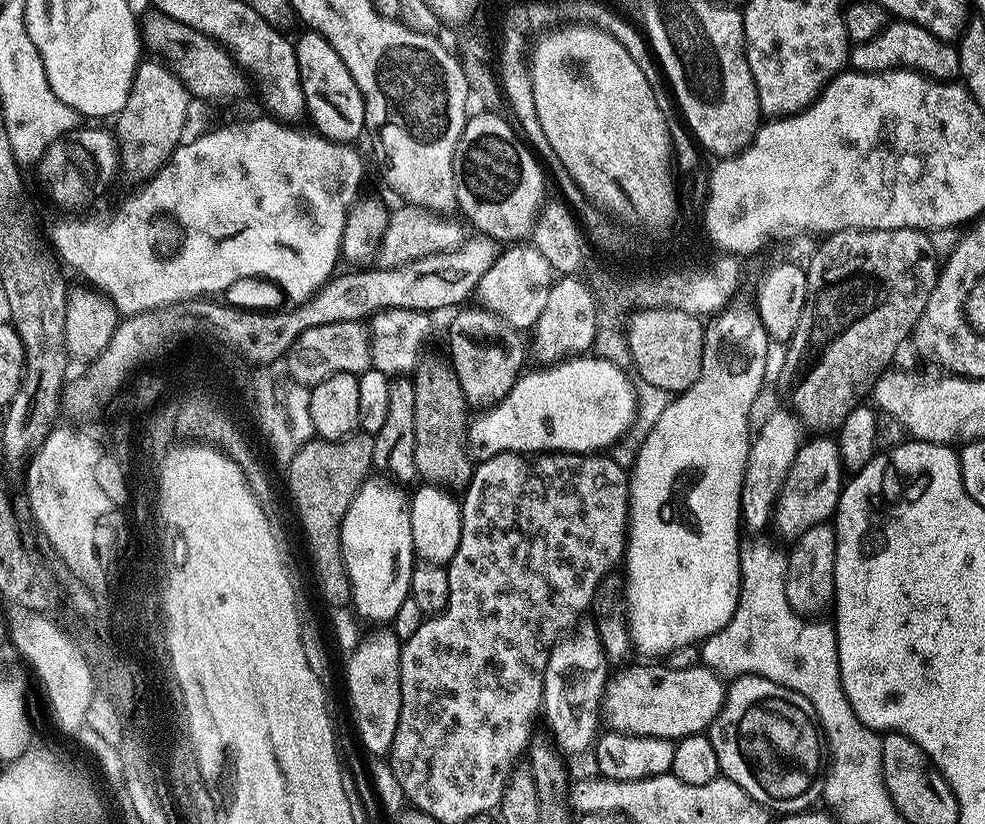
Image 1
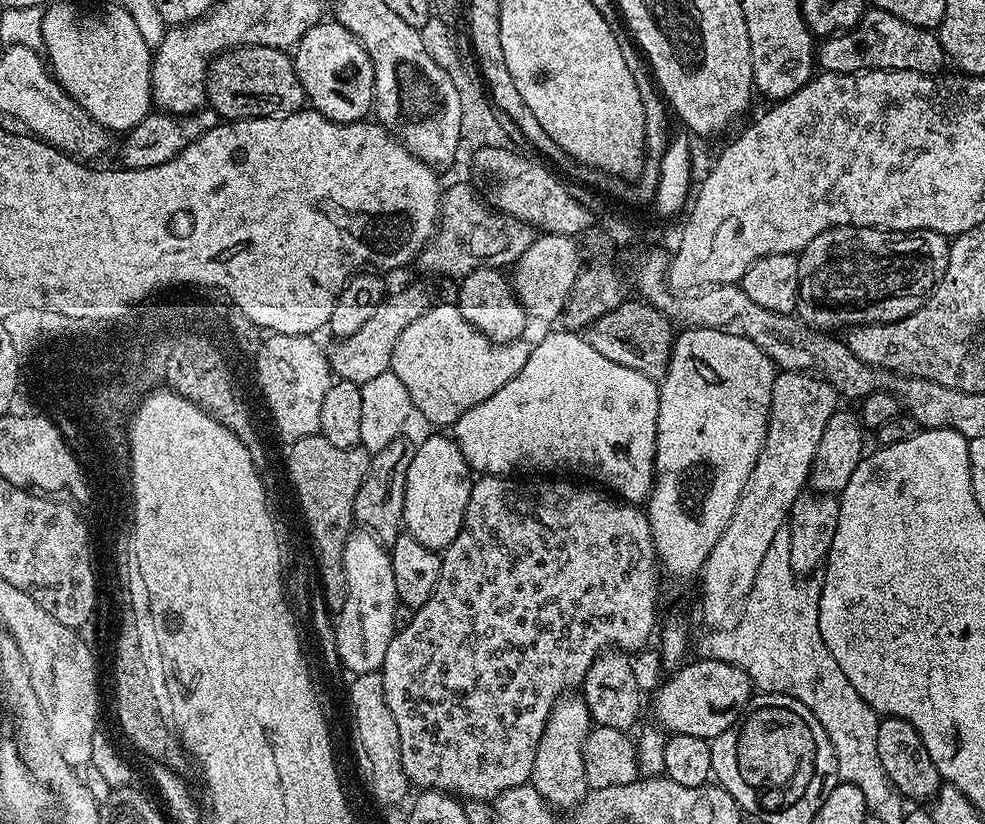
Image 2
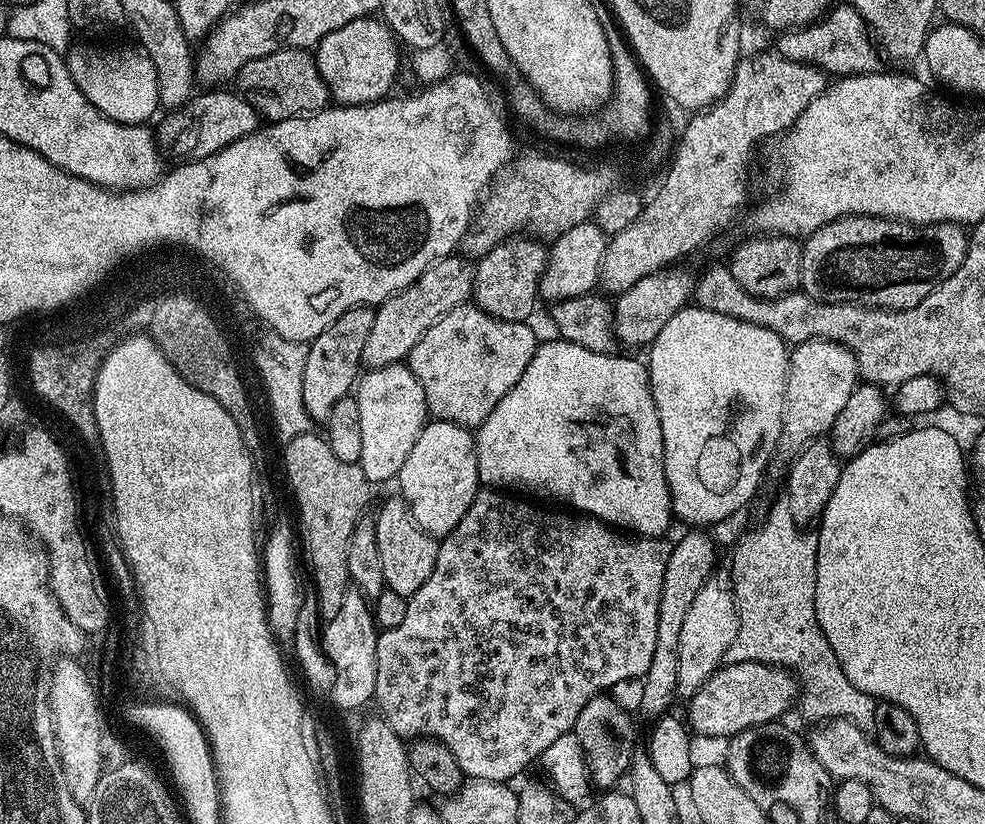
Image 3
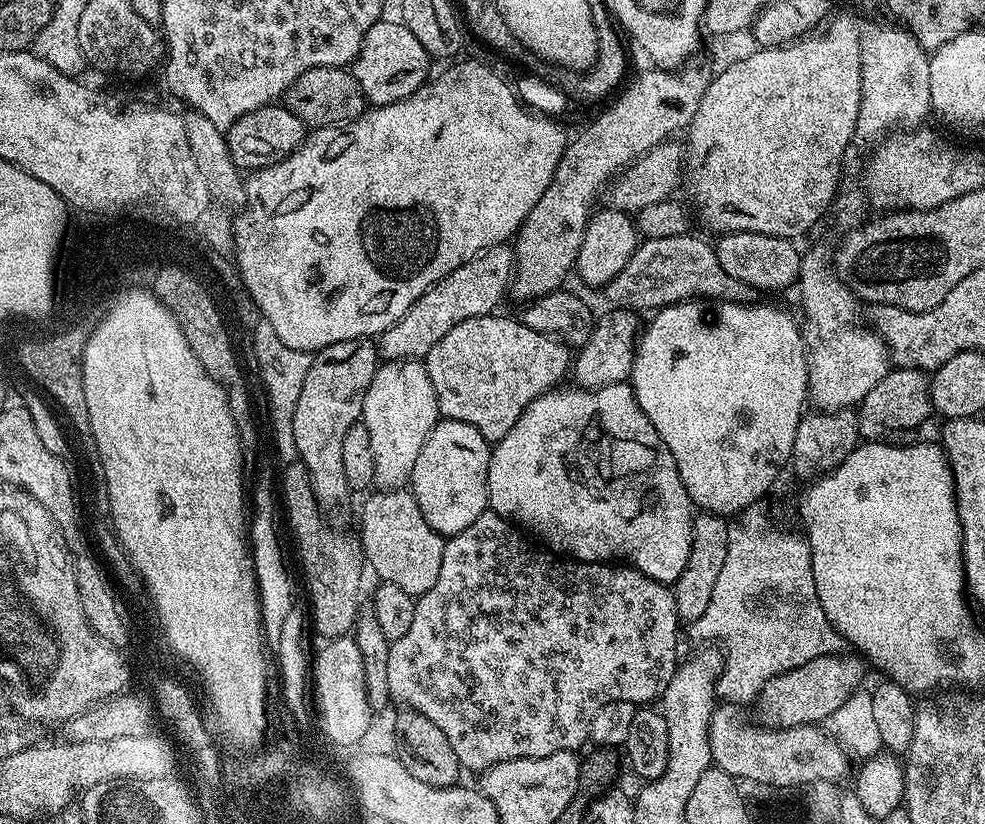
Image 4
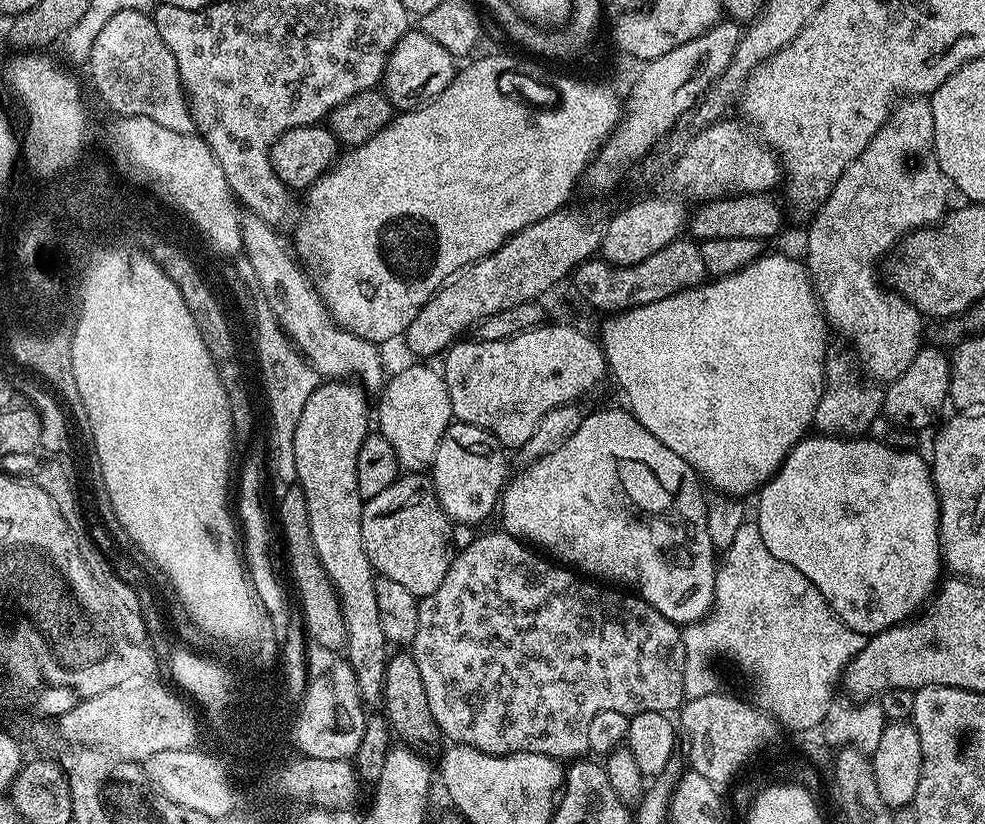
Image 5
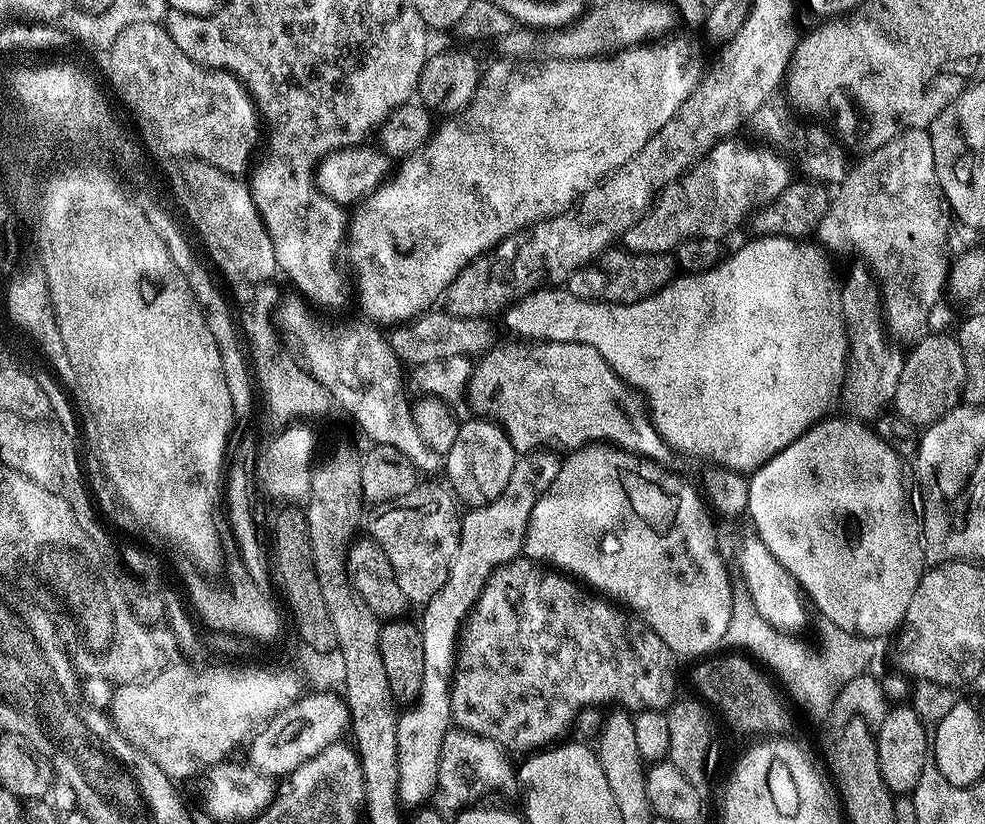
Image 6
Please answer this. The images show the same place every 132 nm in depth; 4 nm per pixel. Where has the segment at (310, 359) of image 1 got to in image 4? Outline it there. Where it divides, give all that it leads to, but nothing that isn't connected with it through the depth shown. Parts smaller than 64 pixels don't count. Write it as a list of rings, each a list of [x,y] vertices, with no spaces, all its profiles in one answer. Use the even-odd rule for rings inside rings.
[[[507,243],[484,249],[473,260],[466,260],[462,266],[433,284],[430,290],[426,290],[426,294],[422,294],[422,298],[410,306],[400,321],[387,328],[379,337],[379,351],[383,355],[385,352],[385,357],[393,360],[427,357],[428,351],[458,322],[495,313],[504,295],[509,295],[513,275],[514,252]]]

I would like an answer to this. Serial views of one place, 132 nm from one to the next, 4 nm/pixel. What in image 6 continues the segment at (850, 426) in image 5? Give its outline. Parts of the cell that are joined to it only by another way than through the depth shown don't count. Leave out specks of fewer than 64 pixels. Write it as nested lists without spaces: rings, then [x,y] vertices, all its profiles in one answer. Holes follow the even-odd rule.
[[[860,264],[849,270],[845,280],[843,277],[840,290],[844,321],[848,324],[849,342],[848,373],[844,376],[842,404],[852,411],[849,413],[855,419],[872,422],[877,416],[883,416],[889,405],[895,401],[905,353],[900,352],[901,345],[894,342],[886,327],[884,298],[877,277],[872,268]]]

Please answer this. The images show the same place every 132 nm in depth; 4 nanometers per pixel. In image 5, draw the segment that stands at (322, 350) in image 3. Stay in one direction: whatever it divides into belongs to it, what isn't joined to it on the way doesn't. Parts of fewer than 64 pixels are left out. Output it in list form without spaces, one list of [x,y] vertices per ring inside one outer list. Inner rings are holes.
[[[332,378],[327,382],[317,383],[314,391],[305,395],[304,405],[296,418],[293,446],[296,479],[298,486],[306,494],[314,550],[318,550],[318,558],[332,583],[332,589],[336,591],[337,599],[340,600],[346,626],[346,662],[356,675],[361,700],[365,705],[372,706],[379,705],[384,695],[384,671],[388,665],[390,648],[382,634],[382,618],[378,618],[378,598],[374,594],[377,577],[362,546],[364,500],[358,490],[358,450],[362,450],[362,442],[370,434],[367,398],[369,399],[365,389],[359,383],[349,382],[344,378]]]

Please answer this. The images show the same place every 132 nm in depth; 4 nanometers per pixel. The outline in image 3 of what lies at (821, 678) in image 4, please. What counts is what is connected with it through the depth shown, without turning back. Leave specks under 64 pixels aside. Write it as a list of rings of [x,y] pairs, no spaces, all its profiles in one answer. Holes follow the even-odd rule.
[[[728,662],[687,701],[686,720],[695,735],[731,738],[748,728],[779,721],[779,716],[797,700],[798,680],[789,669],[762,662]]]

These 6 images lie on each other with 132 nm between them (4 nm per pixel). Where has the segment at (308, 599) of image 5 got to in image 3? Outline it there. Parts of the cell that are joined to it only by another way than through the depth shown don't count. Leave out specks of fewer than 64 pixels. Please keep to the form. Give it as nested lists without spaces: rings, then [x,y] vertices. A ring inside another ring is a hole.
[[[303,432],[289,442],[283,450],[282,470],[289,475],[288,484],[294,486],[298,525],[304,531],[304,552],[312,567],[310,584],[316,590],[319,619],[327,622],[338,614],[350,591],[347,551],[355,527],[369,511],[374,485],[362,474],[359,464],[342,462],[330,450],[327,439],[315,436],[314,432]]]

